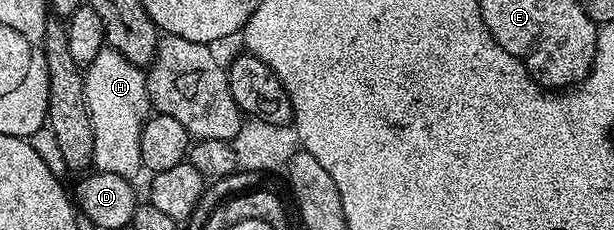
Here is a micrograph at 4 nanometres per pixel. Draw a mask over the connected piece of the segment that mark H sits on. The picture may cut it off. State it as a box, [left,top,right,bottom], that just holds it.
[83,45,152,180]

